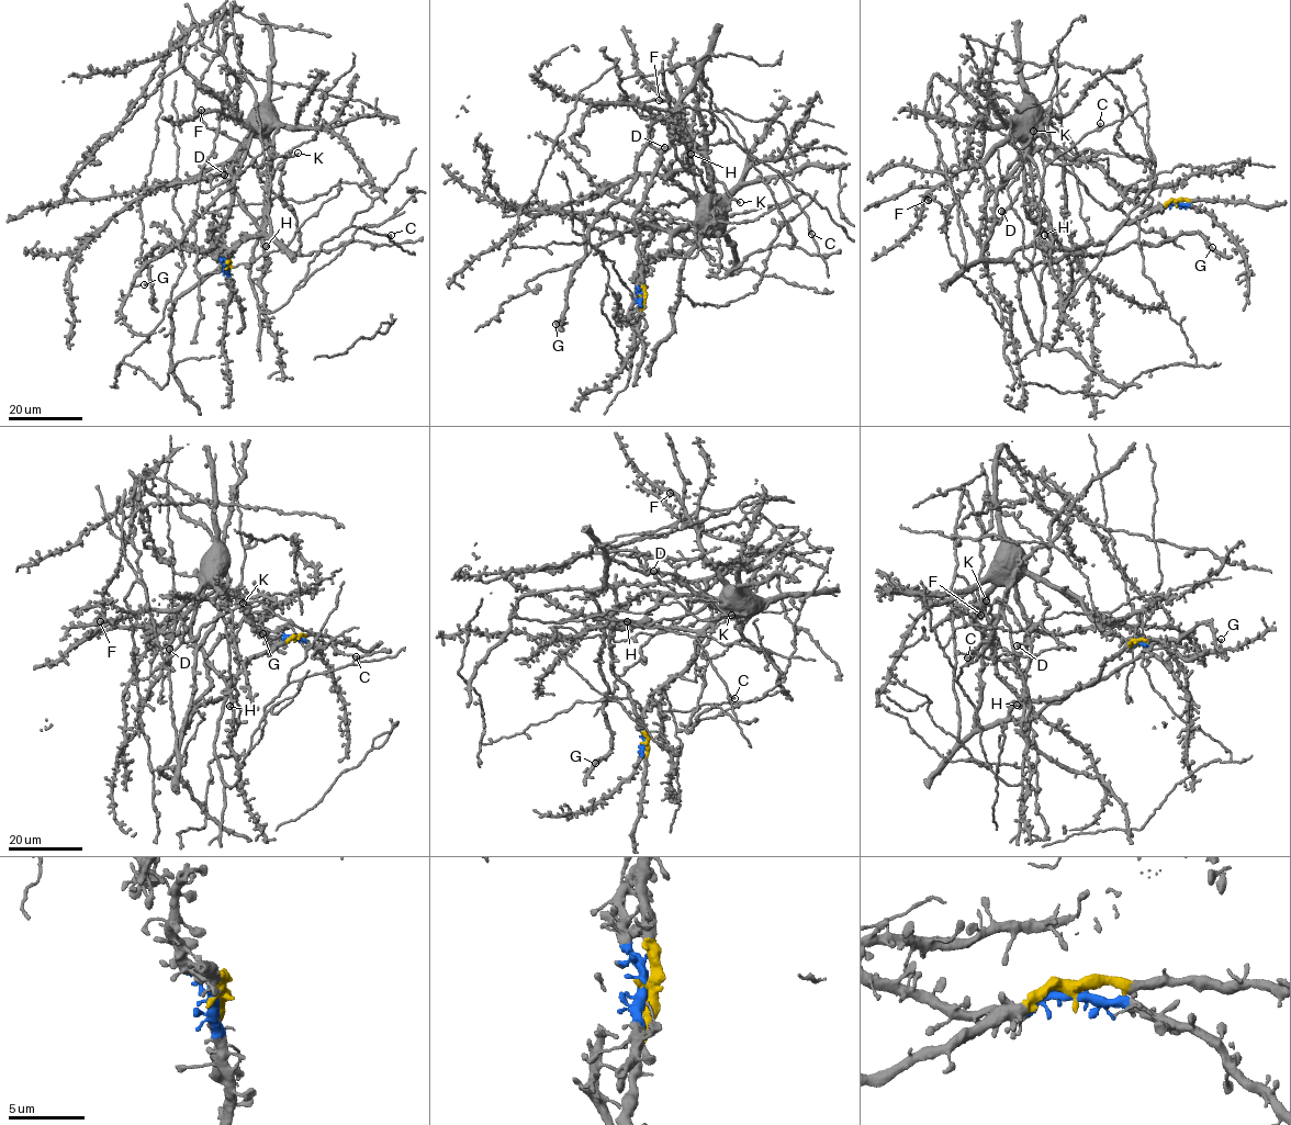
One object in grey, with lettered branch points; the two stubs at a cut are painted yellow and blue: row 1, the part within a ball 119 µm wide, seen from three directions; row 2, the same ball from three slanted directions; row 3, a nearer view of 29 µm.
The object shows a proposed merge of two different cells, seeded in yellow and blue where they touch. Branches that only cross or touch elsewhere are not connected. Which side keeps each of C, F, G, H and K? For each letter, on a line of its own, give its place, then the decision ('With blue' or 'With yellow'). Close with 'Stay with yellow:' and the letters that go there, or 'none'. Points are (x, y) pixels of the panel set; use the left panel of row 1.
C: Place: (391, 235). With blue
F: Place: (201, 110). With blue
G: Place: (144, 284). With yellow
H: Place: (266, 246). With blue
K: Place: (298, 153). With yellow
Stay with yellow: G, K

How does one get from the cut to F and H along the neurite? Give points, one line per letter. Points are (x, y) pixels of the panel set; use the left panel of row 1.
F: (227, 266), (217, 248), (231, 202), (232, 161), (248, 127), (261, 126), (251, 131), (238, 116), (201, 110)
H: (227, 266), (217, 248), (232, 162), (256, 135), (270, 162), (267, 246)

